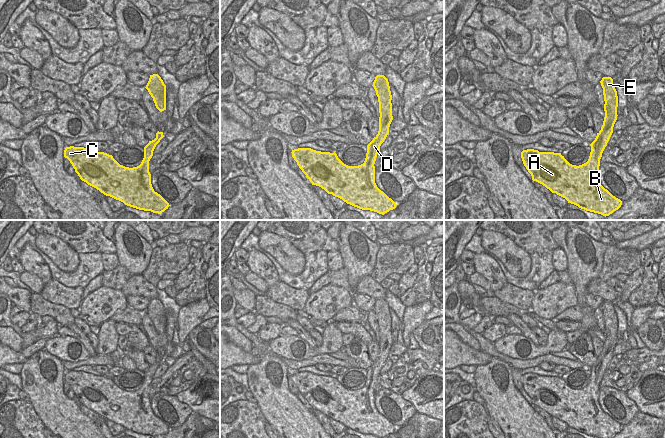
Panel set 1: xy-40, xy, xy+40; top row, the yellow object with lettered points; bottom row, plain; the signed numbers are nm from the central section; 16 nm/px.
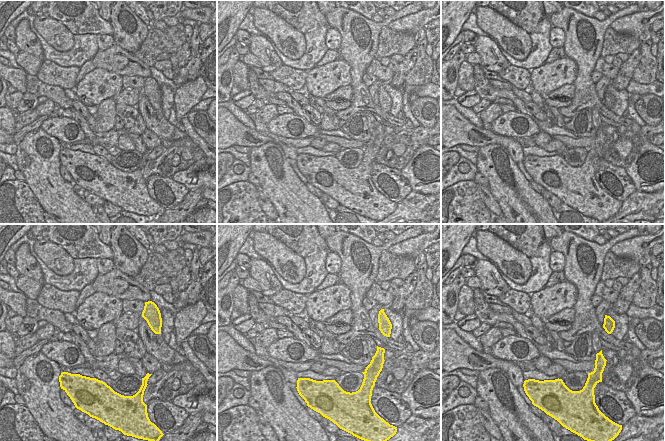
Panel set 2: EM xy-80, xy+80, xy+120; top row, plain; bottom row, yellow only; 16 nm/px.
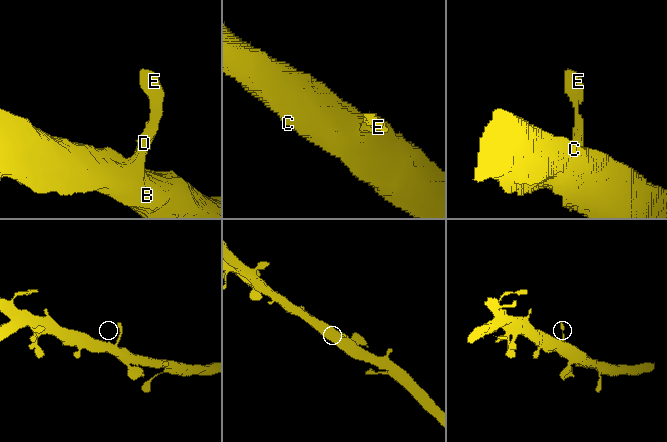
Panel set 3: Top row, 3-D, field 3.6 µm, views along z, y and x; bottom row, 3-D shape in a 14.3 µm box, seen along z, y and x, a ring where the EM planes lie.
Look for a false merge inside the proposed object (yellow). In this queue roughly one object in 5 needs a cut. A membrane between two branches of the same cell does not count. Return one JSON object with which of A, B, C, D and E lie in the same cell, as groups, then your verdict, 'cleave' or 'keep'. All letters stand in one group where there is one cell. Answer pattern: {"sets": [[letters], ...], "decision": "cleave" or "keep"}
{"sets": [["A", "B", "C", "D", "E"]], "decision": "keep"}

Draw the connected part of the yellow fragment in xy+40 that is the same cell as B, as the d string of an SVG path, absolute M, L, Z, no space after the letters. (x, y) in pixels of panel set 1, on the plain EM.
M603 301L600 307L605 325L605 341L601 354L590 368L591 376L586 387L572 389L561 377L534 373L523 374L521 382L533 405L565 422L568 427L586 435L612 438L621 431L622 425L601 409L599 390L617 344L618 320L611 301Z

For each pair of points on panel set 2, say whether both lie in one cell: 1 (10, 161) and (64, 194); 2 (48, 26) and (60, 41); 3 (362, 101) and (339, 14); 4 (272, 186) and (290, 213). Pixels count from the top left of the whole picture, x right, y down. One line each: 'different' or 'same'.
1: different
2: same
3: same
4: same

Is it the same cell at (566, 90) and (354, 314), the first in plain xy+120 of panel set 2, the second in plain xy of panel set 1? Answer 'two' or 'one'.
one

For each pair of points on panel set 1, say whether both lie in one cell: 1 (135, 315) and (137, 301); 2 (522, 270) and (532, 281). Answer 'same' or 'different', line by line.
1: different
2: different

